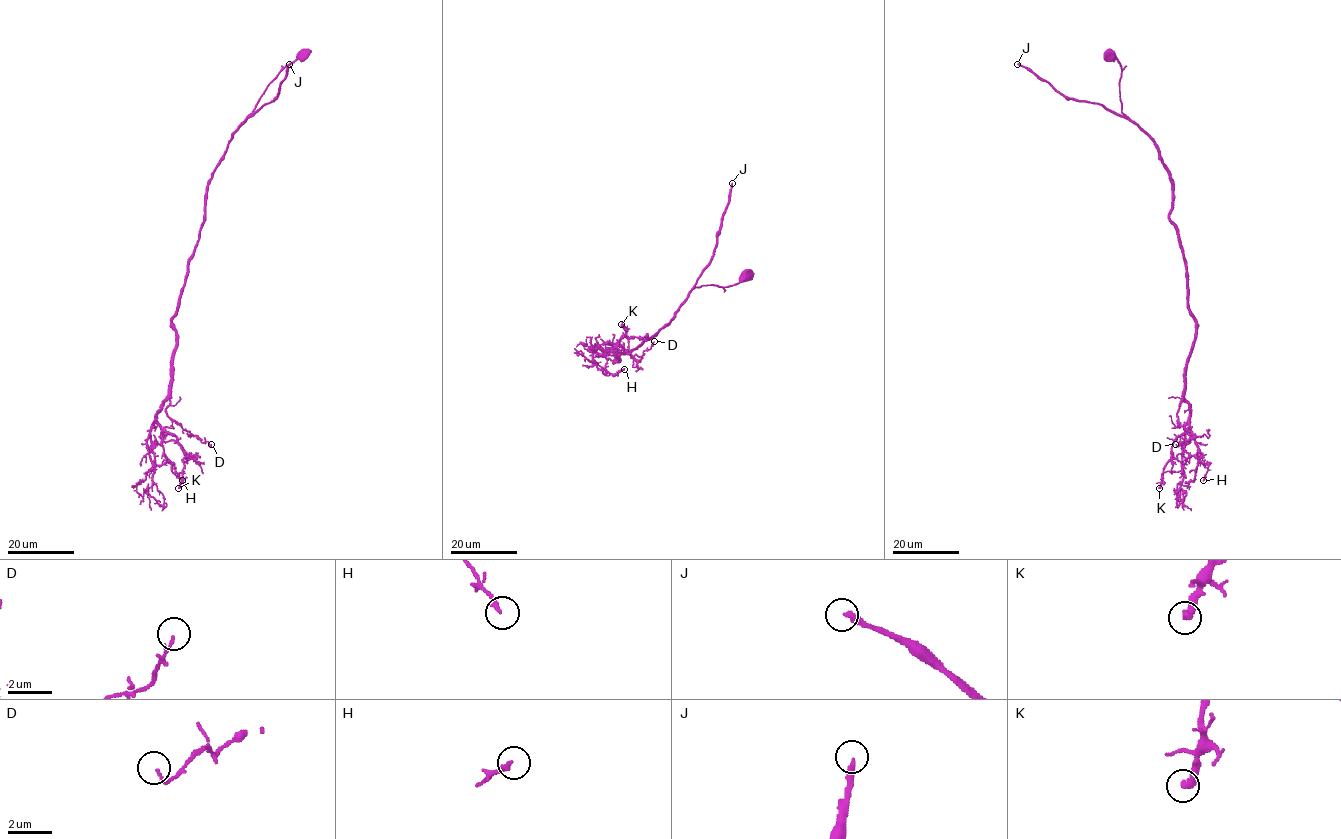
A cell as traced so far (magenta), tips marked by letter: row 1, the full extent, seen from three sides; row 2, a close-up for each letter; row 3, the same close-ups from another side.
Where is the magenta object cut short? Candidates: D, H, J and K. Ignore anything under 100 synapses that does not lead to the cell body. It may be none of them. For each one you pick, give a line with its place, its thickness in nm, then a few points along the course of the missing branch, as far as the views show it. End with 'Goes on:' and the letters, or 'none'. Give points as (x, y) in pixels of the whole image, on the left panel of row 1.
J: (289, 64) | 240 nm
Goes on: J

